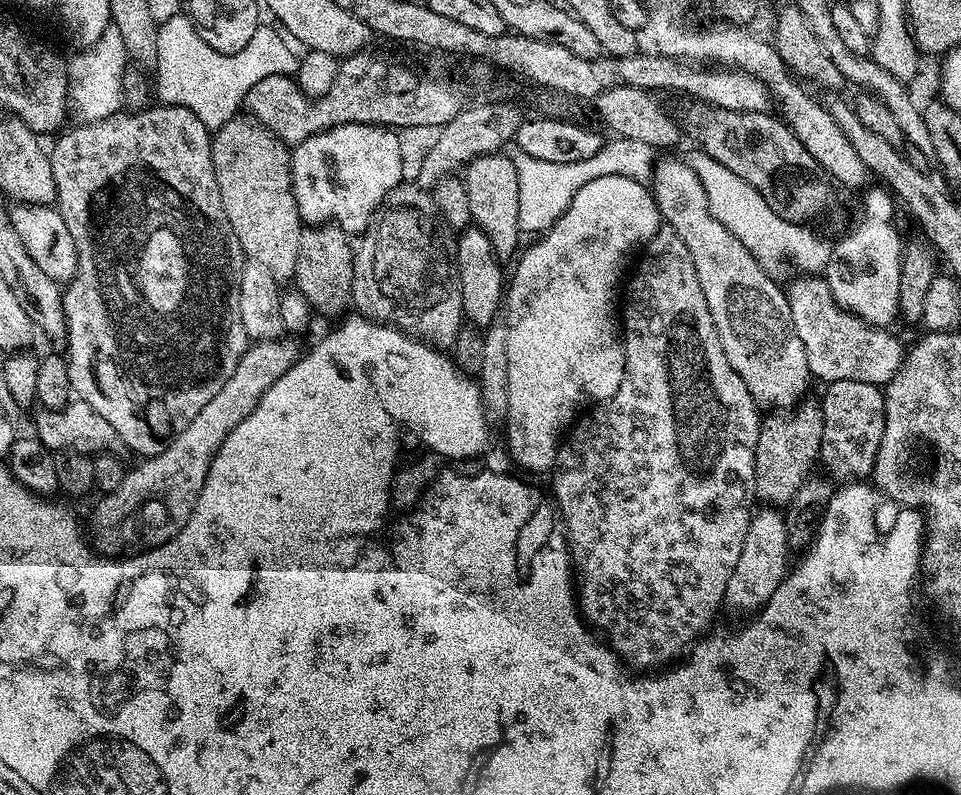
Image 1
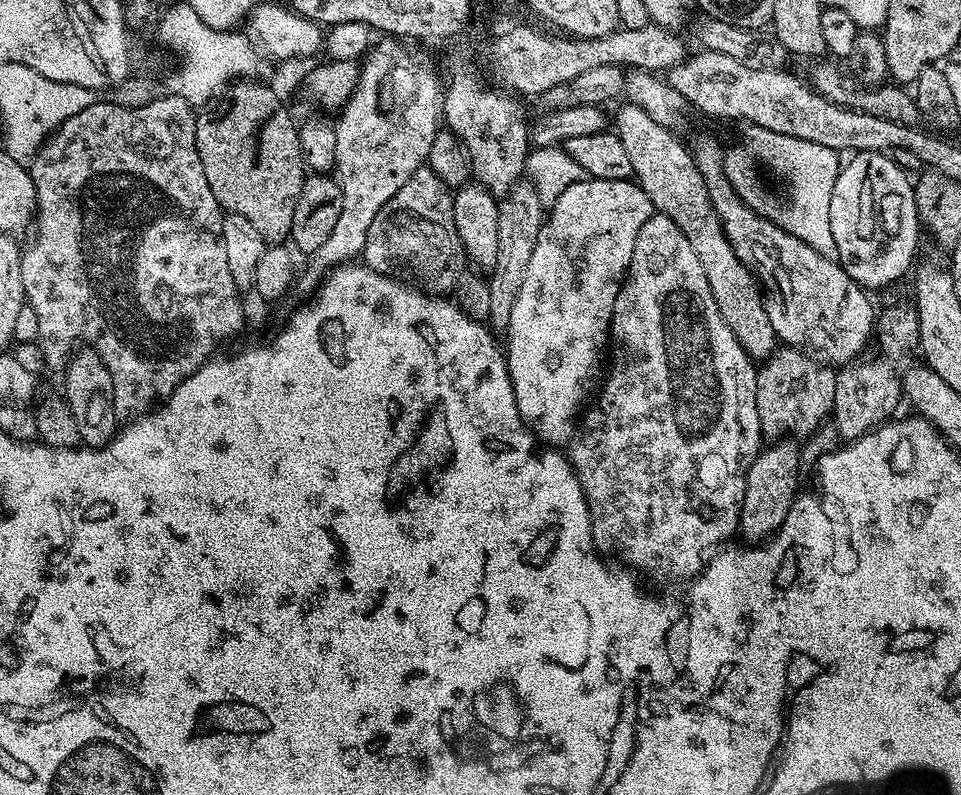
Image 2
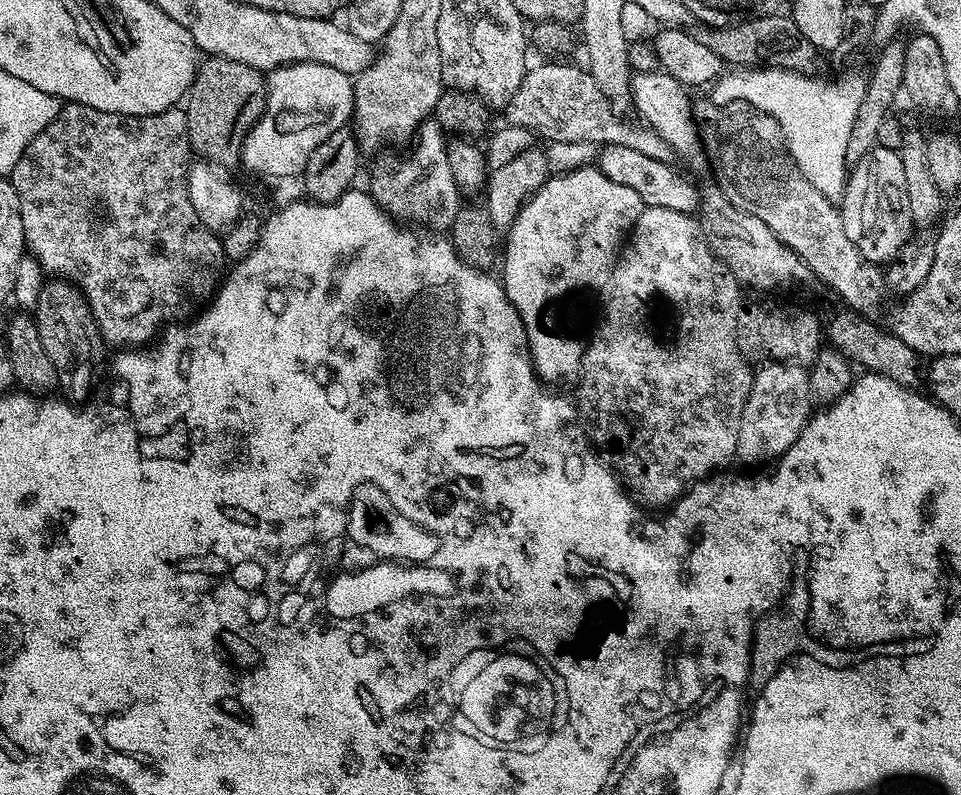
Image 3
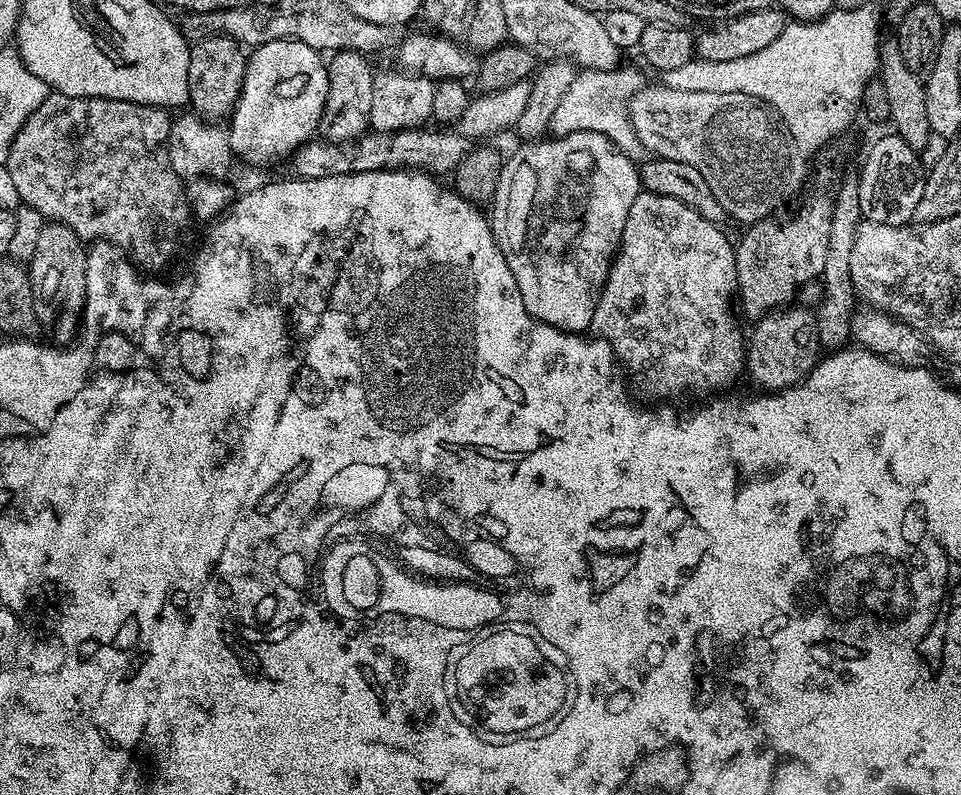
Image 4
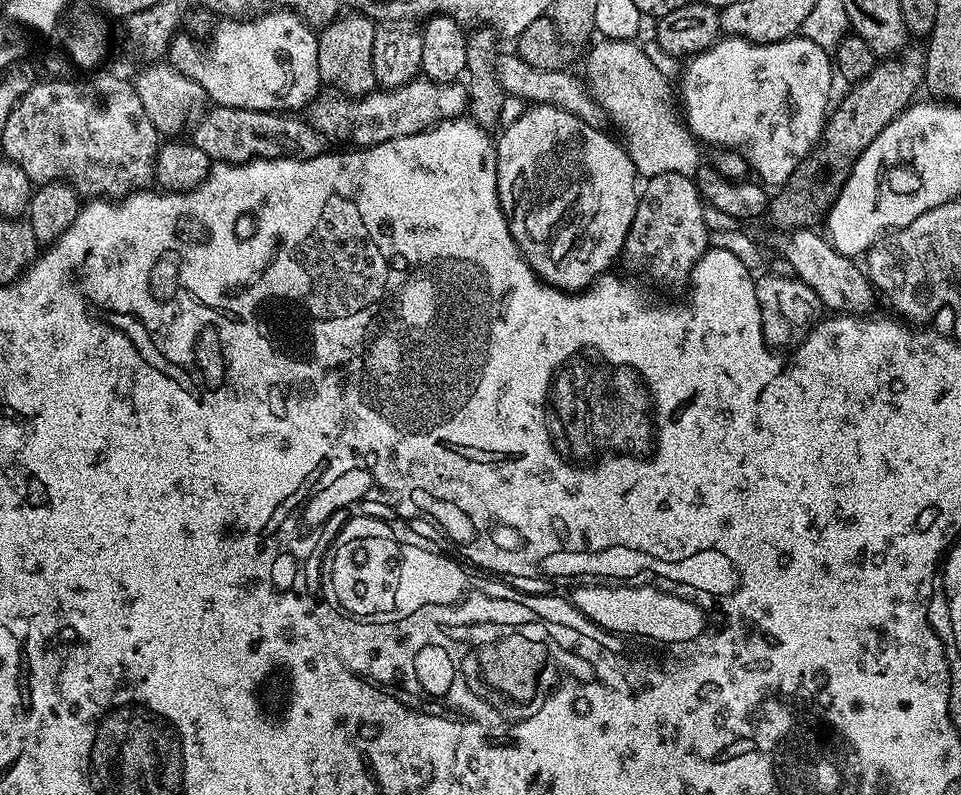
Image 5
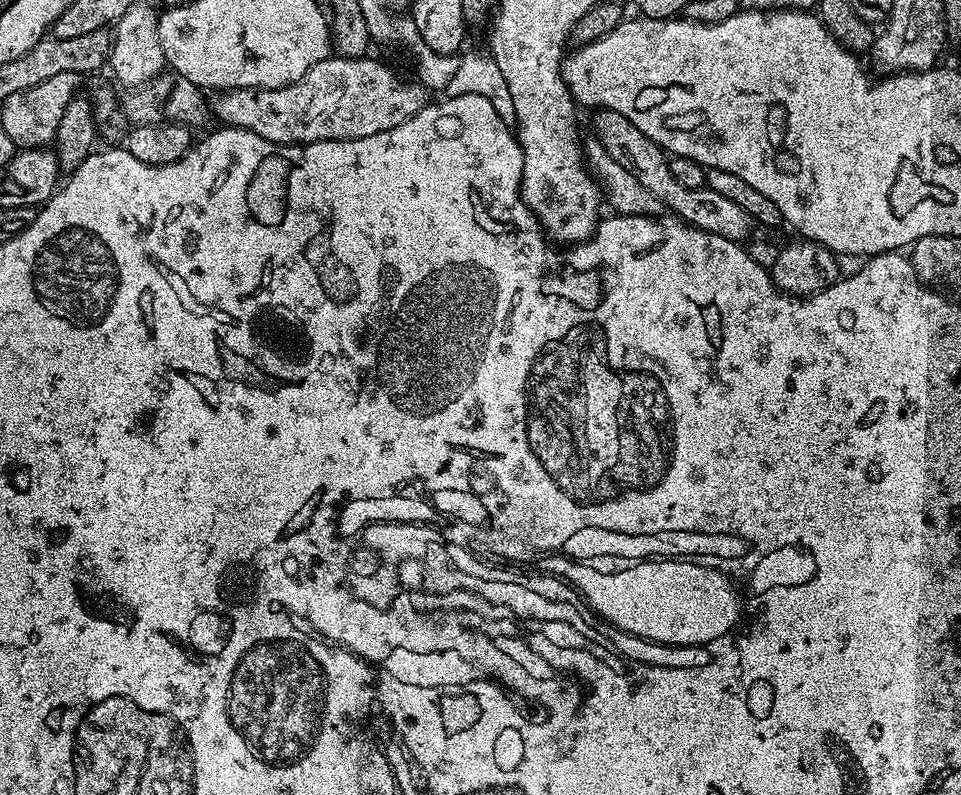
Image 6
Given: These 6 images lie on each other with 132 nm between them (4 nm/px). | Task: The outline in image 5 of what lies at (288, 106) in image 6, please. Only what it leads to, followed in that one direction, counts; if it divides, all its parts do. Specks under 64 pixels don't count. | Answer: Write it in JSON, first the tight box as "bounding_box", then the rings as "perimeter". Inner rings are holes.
{"bounding_box":[307,78,469,148],"perimeter":[[[417,78],[397,88],[377,90],[355,98],[343,94],[324,95],[317,95],[308,105],[307,123],[329,141],[341,140],[344,143],[341,145],[356,148],[369,148],[394,138],[424,132],[445,120],[463,117],[469,107],[467,91],[459,83],[435,84],[427,78]]]}

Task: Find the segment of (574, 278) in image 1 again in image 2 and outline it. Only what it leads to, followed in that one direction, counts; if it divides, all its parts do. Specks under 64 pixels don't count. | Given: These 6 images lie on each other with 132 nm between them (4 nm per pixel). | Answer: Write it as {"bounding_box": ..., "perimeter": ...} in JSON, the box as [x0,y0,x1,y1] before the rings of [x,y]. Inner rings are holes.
{"bounding_box":[506,178,654,446],"perimeter":[[[585,178],[578,181],[574,186],[566,186],[562,194],[547,209],[546,219],[538,234],[538,240],[534,245],[534,252],[530,254],[530,262],[526,265],[525,277],[522,286],[518,289],[517,298],[514,299],[513,310],[510,313],[510,322],[506,331],[508,344],[506,343],[506,359],[508,362],[508,373],[512,379],[512,389],[516,405],[520,411],[520,416],[525,424],[534,433],[537,441],[548,446],[564,446],[572,438],[572,433],[576,431],[578,417],[585,407],[584,399],[588,396],[592,384],[588,379],[596,372],[596,367],[600,364],[600,351],[605,351],[610,340],[610,329],[612,327],[612,315],[614,314],[614,302],[620,293],[620,286],[624,282],[624,273],[630,266],[630,258],[634,254],[634,242],[638,242],[638,230],[646,226],[646,222],[654,214],[654,209],[650,198],[641,190],[640,185],[631,179],[626,180],[594,180]]]}

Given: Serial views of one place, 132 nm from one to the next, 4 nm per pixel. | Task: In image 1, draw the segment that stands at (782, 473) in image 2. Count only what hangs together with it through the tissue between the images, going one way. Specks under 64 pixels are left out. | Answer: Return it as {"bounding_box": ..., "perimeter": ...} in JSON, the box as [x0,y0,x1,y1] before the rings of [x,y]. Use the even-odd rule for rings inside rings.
{"bounding_box":[724,506,790,612],"perimeter":[[[764,506],[761,509],[761,512],[756,510],[752,513],[752,520],[746,530],[746,542],[742,542],[742,554],[738,554],[738,566],[734,566],[730,582],[726,582],[724,604],[736,612],[759,612],[790,571],[785,513],[772,506]]]}

